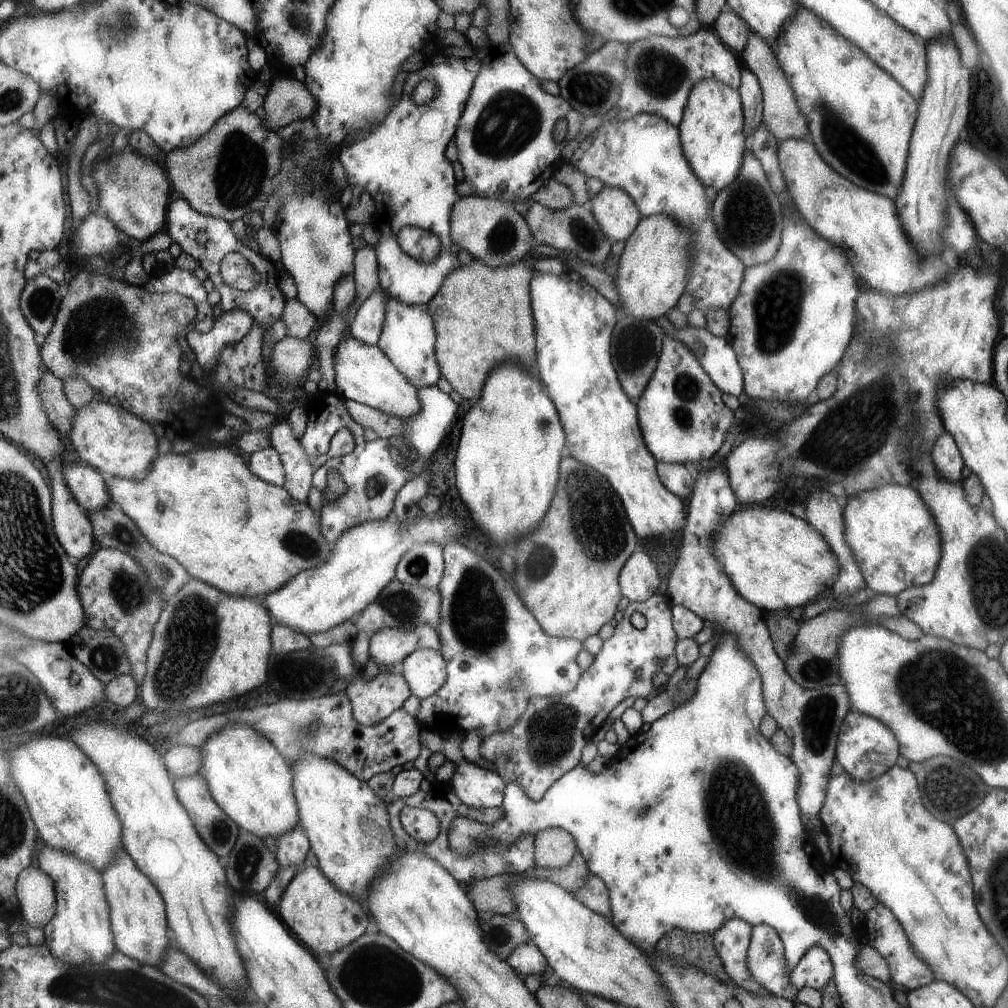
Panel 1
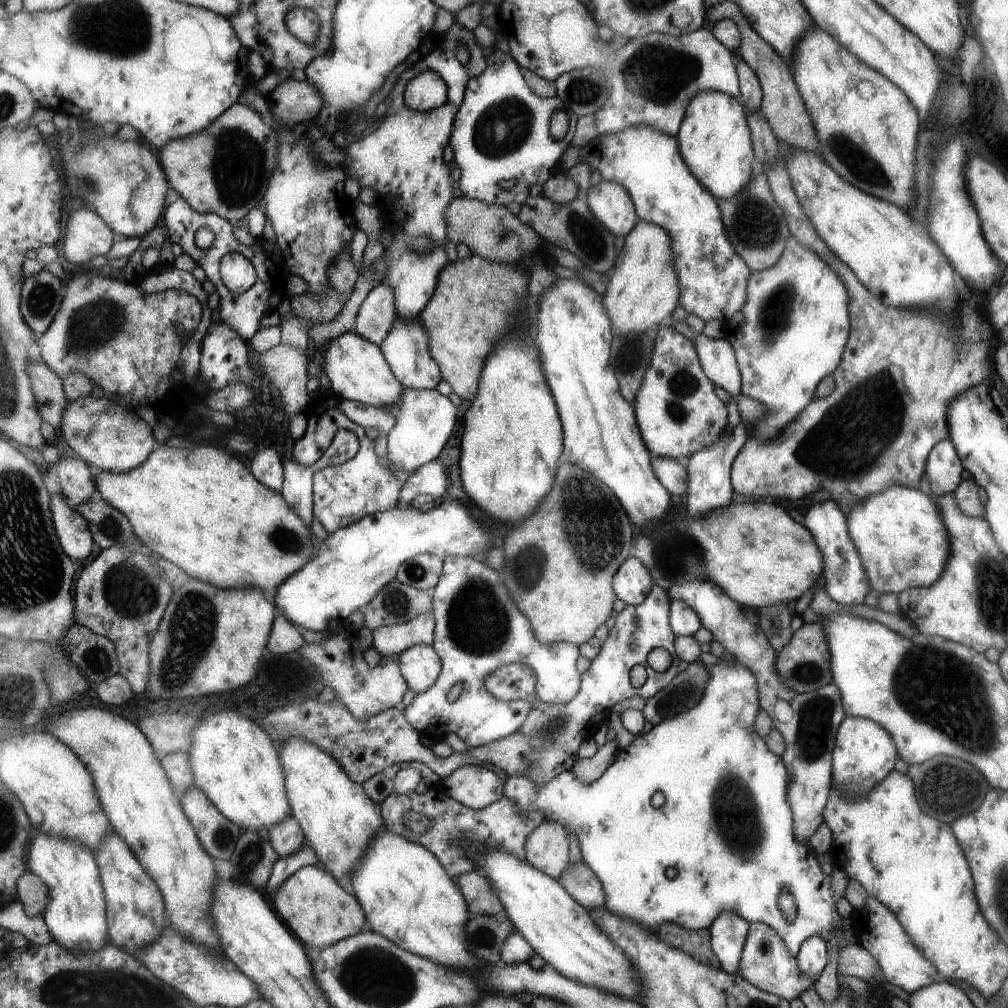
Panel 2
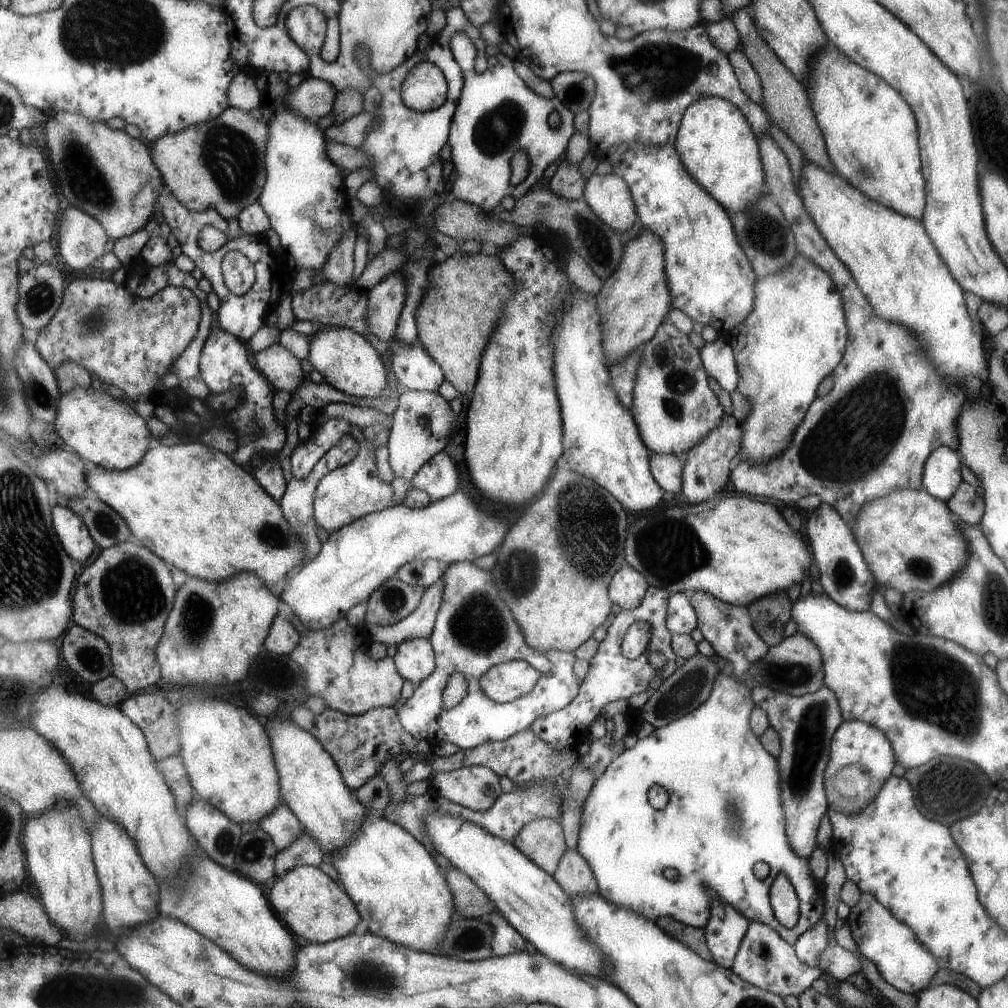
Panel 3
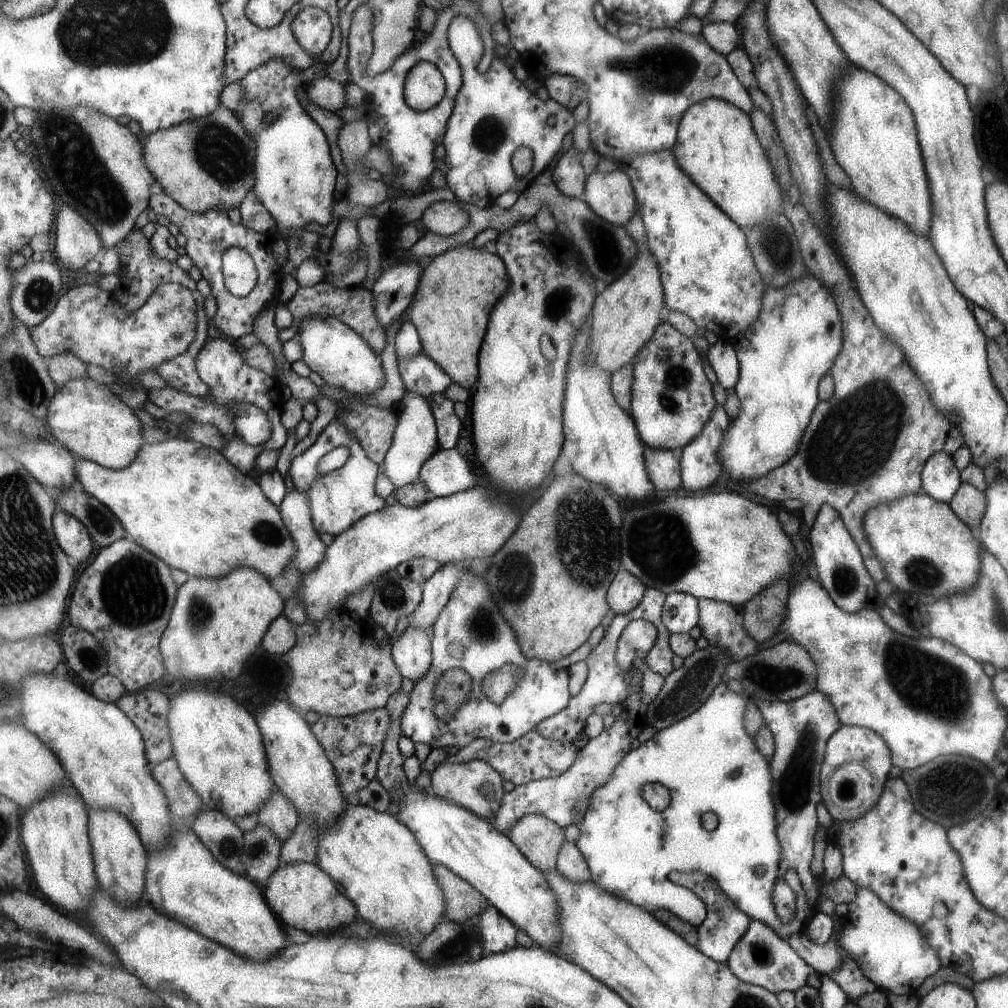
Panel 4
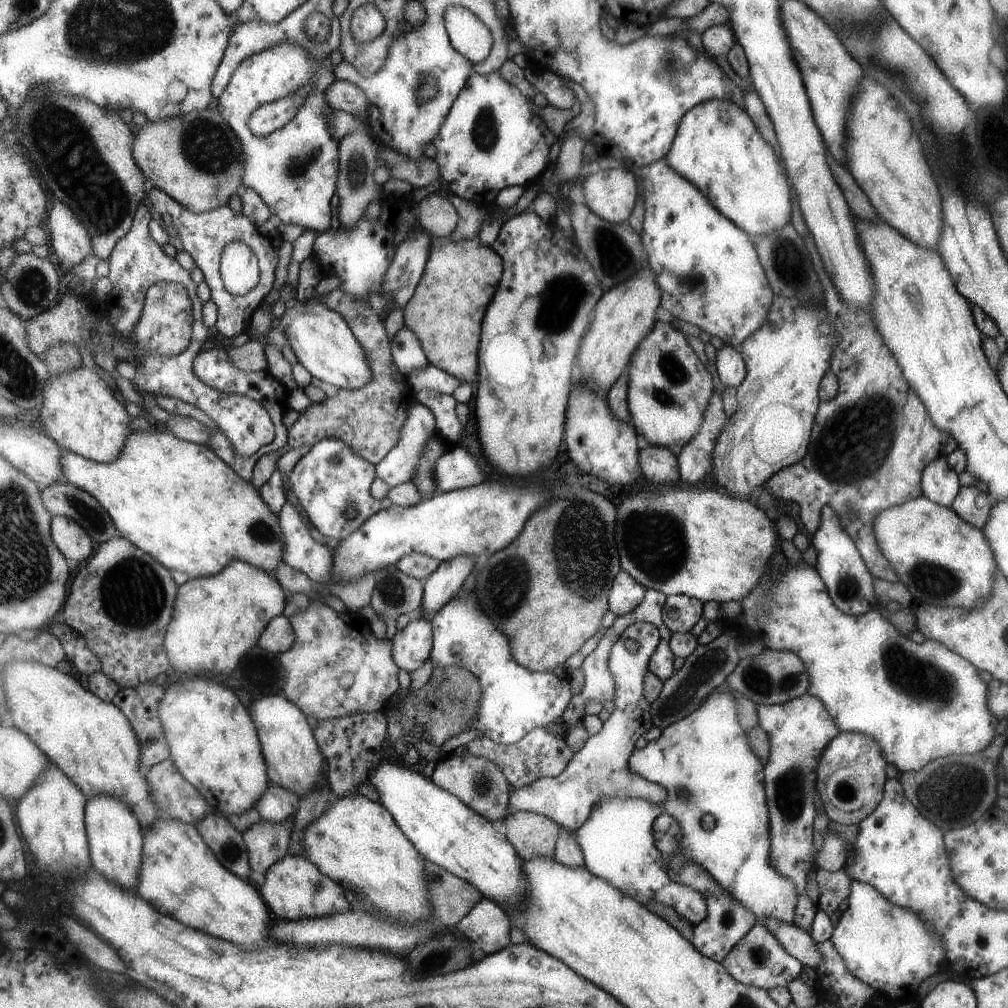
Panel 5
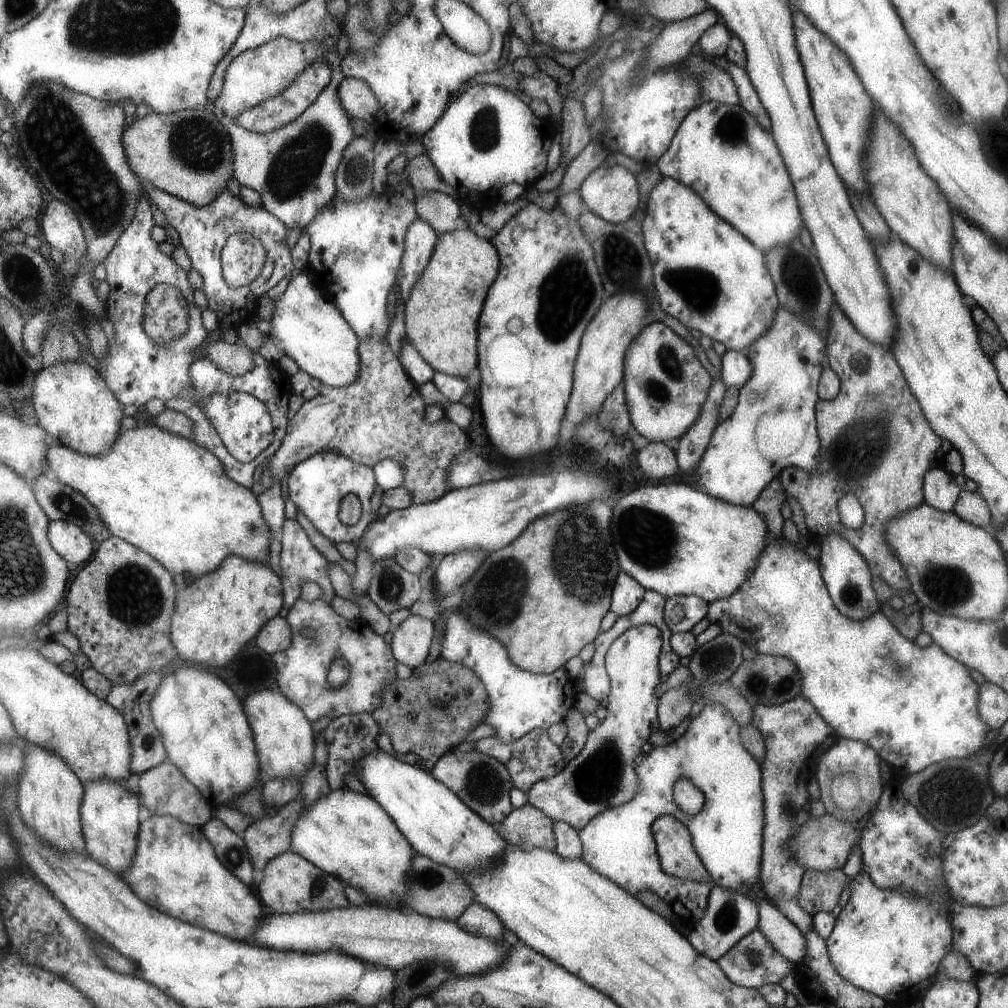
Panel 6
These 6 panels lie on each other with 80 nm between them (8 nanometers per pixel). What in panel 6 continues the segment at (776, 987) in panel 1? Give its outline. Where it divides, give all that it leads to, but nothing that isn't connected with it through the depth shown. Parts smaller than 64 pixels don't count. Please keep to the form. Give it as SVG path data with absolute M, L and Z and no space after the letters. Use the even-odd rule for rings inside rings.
M757 928L739 941L728 953L723 954L716 963L726 978L739 987L759 988L759 986L778 984L787 974L796 974L799 966L789 962L774 950L765 936Z

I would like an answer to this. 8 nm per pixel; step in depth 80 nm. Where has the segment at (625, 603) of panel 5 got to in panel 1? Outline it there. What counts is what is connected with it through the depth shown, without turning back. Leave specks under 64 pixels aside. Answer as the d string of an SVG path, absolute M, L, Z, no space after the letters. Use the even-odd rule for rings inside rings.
M641 546L637 547L620 574L622 593L629 602L641 602L657 591L659 582L655 563Z

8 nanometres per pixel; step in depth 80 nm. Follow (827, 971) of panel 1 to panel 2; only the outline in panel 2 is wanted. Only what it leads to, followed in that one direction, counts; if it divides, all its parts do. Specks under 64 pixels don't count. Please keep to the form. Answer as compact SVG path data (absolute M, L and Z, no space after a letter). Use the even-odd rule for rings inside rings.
M818 936L806 938L794 956L797 959L798 969L803 976L810 979L811 986L814 985L825 964L827 954L825 953L825 941Z

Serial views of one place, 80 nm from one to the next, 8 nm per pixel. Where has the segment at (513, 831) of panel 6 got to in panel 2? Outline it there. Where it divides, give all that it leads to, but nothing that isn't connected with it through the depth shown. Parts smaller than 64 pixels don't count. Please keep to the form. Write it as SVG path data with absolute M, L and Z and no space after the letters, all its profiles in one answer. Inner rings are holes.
M543 821L529 836L526 860L551 878L559 879L570 864L570 833L555 821Z

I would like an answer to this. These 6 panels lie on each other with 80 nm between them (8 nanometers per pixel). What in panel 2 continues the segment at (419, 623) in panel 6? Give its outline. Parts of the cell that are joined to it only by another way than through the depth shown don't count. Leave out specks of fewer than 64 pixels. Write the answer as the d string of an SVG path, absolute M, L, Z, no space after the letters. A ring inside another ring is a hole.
M433 645L412 646L396 660L415 693L424 693L433 687L443 670L442 658Z

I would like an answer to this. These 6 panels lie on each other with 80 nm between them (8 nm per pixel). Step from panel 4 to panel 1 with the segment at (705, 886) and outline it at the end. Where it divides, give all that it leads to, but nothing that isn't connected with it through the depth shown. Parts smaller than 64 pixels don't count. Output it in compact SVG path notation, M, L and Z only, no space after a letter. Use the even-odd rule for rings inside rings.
M731 918L712 934L714 946L723 962L723 970L730 976L733 983L758 997L771 998L772 992L752 979L747 968L746 954L752 930L750 923Z

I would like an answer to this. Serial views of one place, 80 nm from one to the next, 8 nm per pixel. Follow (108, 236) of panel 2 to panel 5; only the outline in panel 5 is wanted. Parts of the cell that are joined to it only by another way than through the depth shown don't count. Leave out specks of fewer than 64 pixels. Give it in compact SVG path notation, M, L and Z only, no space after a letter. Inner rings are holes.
M57 202L46 226L50 232L50 244L60 265L68 272L93 254L91 234L69 206Z

